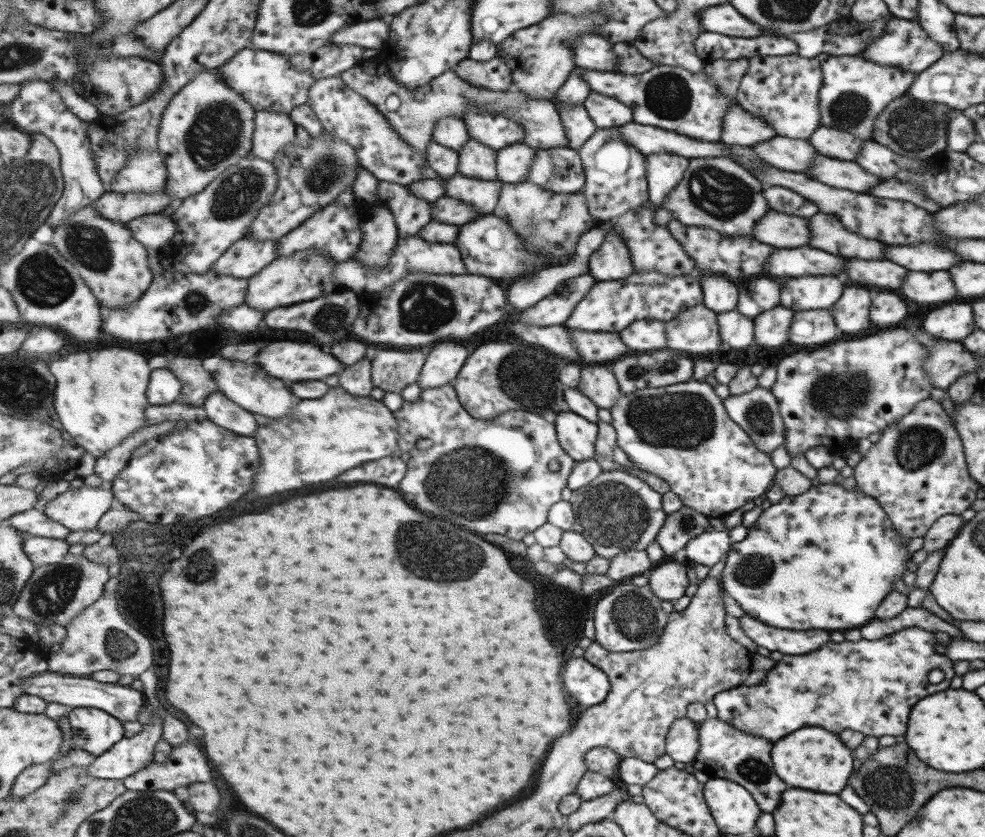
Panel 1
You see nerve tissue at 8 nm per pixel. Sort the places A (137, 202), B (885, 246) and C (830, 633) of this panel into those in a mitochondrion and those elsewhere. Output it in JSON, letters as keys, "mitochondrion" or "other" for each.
{"A":"other","B":"other","C":"other"}

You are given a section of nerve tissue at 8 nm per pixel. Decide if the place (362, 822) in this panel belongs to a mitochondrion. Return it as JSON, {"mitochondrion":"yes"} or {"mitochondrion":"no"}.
{"mitochondrion":"no"}

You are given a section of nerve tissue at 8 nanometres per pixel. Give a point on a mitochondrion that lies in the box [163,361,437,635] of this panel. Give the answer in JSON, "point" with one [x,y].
{"point":[200,567]}

